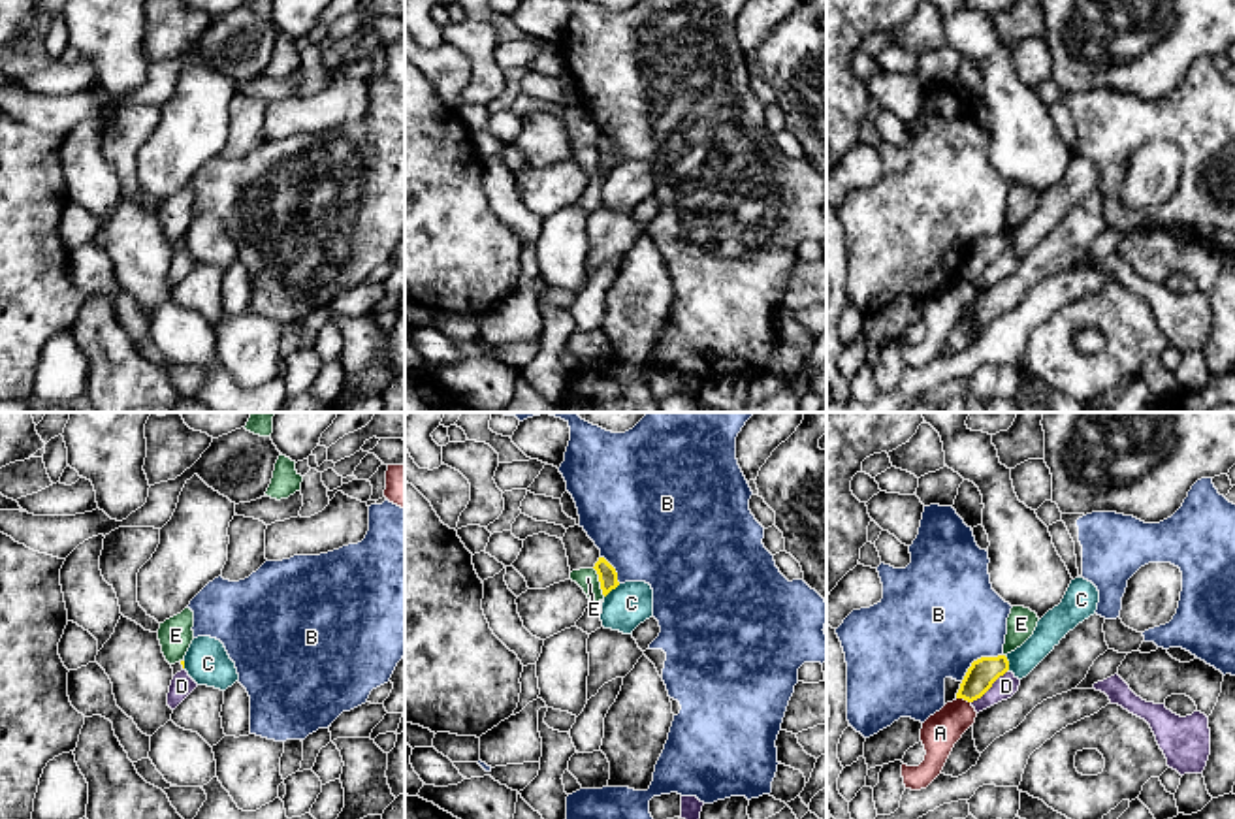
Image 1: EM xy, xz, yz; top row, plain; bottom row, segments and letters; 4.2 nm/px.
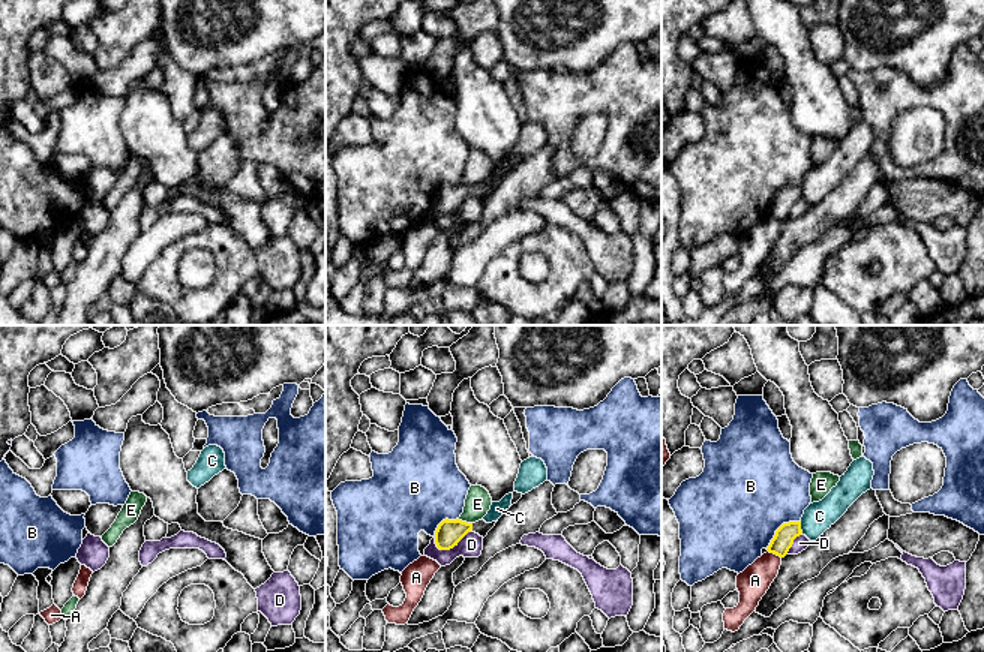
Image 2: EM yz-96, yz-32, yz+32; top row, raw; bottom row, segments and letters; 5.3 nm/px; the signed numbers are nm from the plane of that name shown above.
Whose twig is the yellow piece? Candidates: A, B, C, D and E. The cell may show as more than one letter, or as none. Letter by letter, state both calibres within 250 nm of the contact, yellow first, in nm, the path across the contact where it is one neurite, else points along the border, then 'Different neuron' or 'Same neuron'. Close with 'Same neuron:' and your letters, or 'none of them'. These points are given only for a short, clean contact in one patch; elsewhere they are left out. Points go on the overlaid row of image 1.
A: Thickness 120 nm (yellow) against 160 nm. Boundary: yz (957, 697), (970, 703). Different neuron
B: Thickness 120 nm (yellow) against 500 nm. Boundary: yz (1002, 654), (978, 658), (961, 680). Different neuron
C: Thickness 80 nm (yellow) against 190 nm. Boundary: xz (620, 584), (605, 597). Different neuron
D: Thickness 120 nm (yellow) against 100 nm. Boundary: yz (1008, 669), (972, 703). Different neuron
E: Thickness 80 nm (yellow) against 90 nm. Boundary: xz (593, 567), (605, 595). Different neuron
Same neuron: none of them

